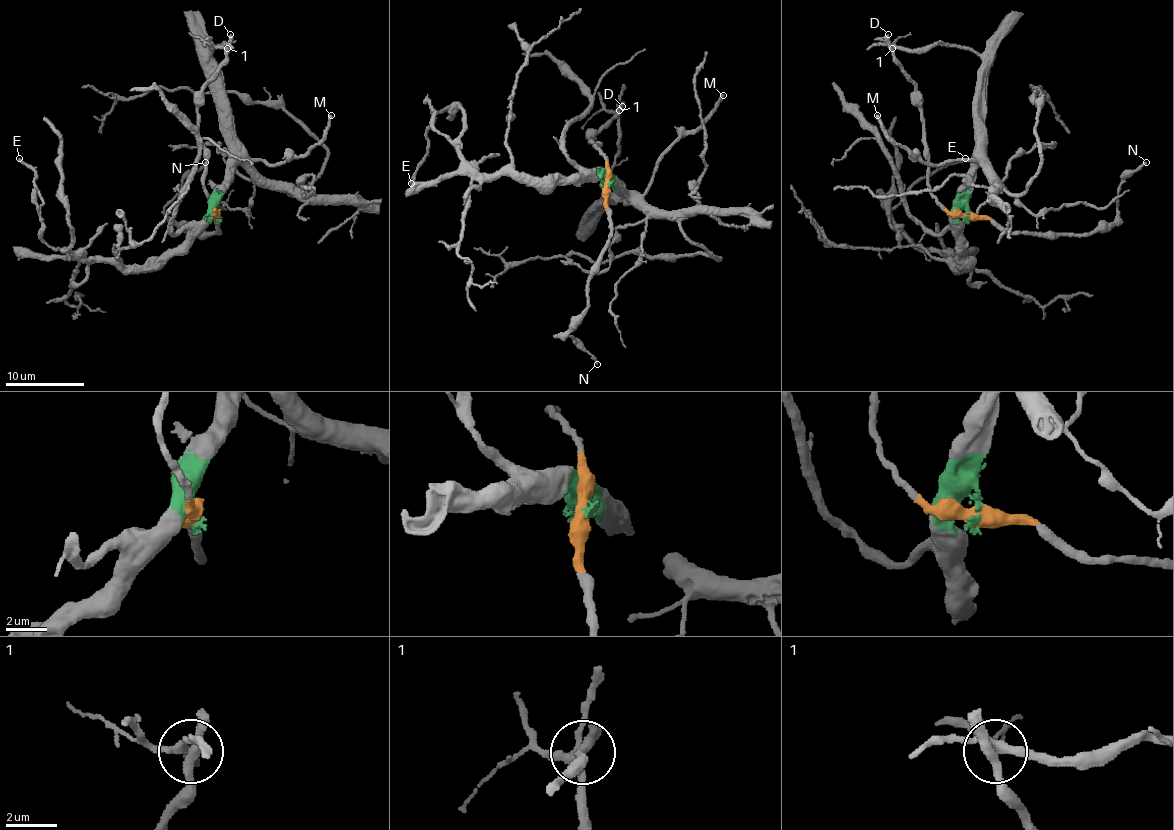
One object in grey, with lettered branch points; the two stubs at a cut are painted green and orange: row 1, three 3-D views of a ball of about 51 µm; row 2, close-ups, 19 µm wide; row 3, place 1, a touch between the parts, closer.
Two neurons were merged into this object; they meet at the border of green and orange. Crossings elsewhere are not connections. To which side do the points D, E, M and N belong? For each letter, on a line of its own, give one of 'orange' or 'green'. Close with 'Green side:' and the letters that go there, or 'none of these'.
D: orange
E: green
M: green
N: orange
Green side: E, M

